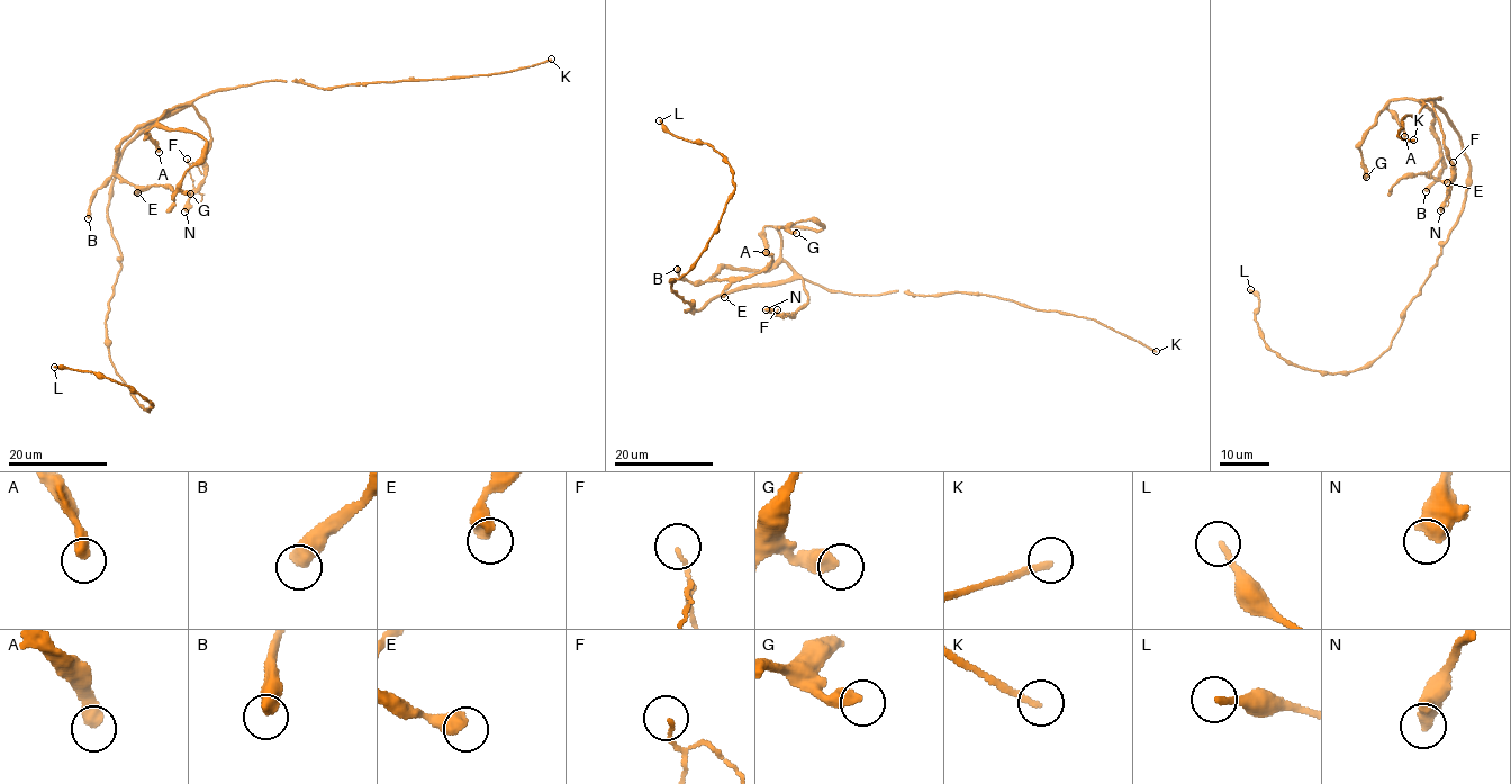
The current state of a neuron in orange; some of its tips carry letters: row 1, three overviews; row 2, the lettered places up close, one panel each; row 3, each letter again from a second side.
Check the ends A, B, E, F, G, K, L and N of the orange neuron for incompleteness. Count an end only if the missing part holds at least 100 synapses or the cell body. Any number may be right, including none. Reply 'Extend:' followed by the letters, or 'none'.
Extend: K

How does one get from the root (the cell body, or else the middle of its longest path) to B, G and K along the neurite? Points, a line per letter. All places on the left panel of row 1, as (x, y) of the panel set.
B: (119, 162), (120, 152), (134, 140), (183, 105), (144, 123), (120, 145), (116, 172), (97, 190), (88, 218)
G: (119, 162), (134, 140), (183, 105), (168, 109), (157, 120), (197, 133), (206, 142), (181, 182), (190, 194)
K: (119, 162), (120, 152), (153, 124), (223, 88), (279, 80), (329, 88), (446, 80), (506, 73), (551, 59)

